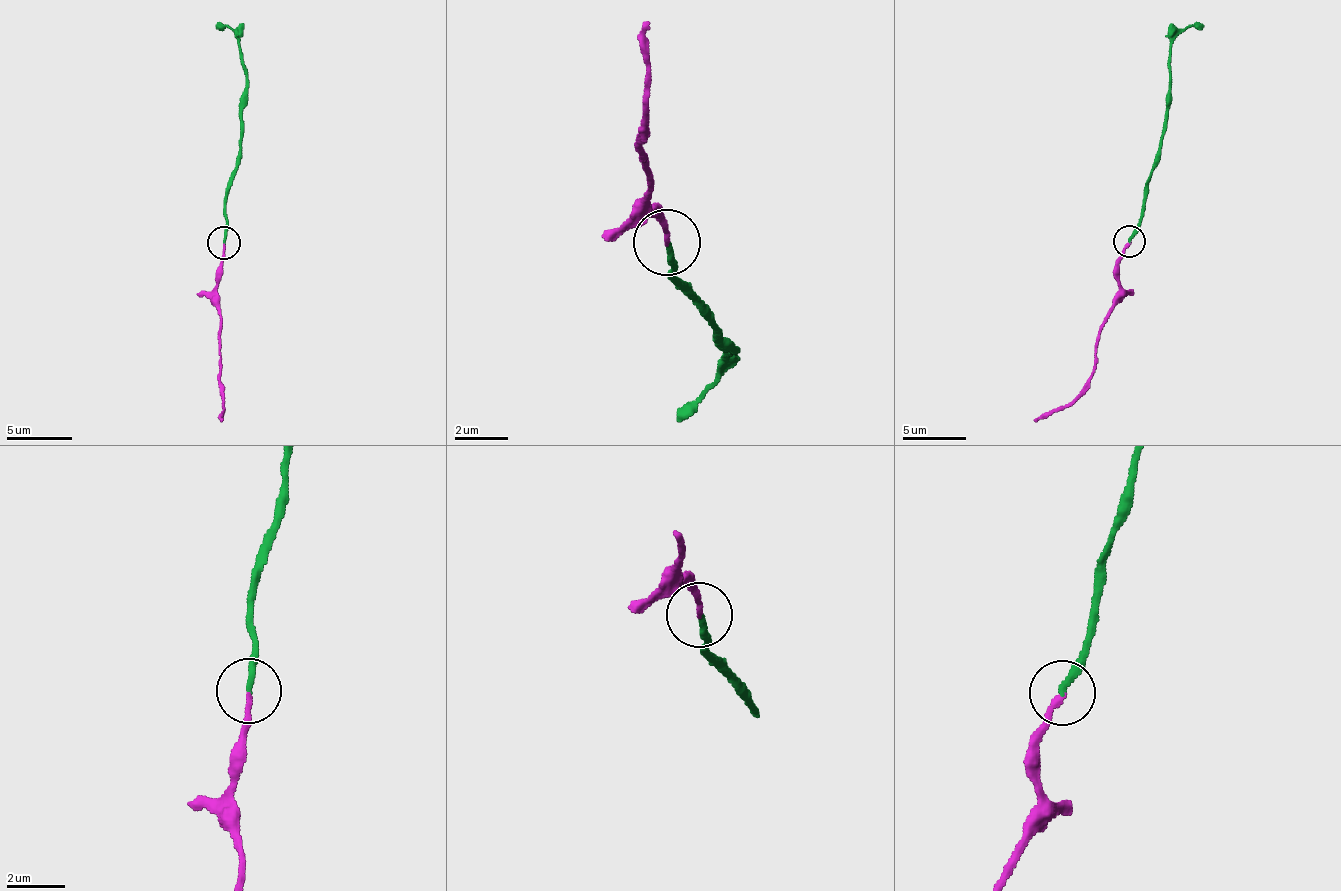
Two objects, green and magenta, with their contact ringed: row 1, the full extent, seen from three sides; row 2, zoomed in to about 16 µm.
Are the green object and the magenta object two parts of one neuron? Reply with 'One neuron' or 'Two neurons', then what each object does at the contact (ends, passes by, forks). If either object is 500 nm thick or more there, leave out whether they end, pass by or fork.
One neuron. At the ring green ends. At the ring magenta ends

